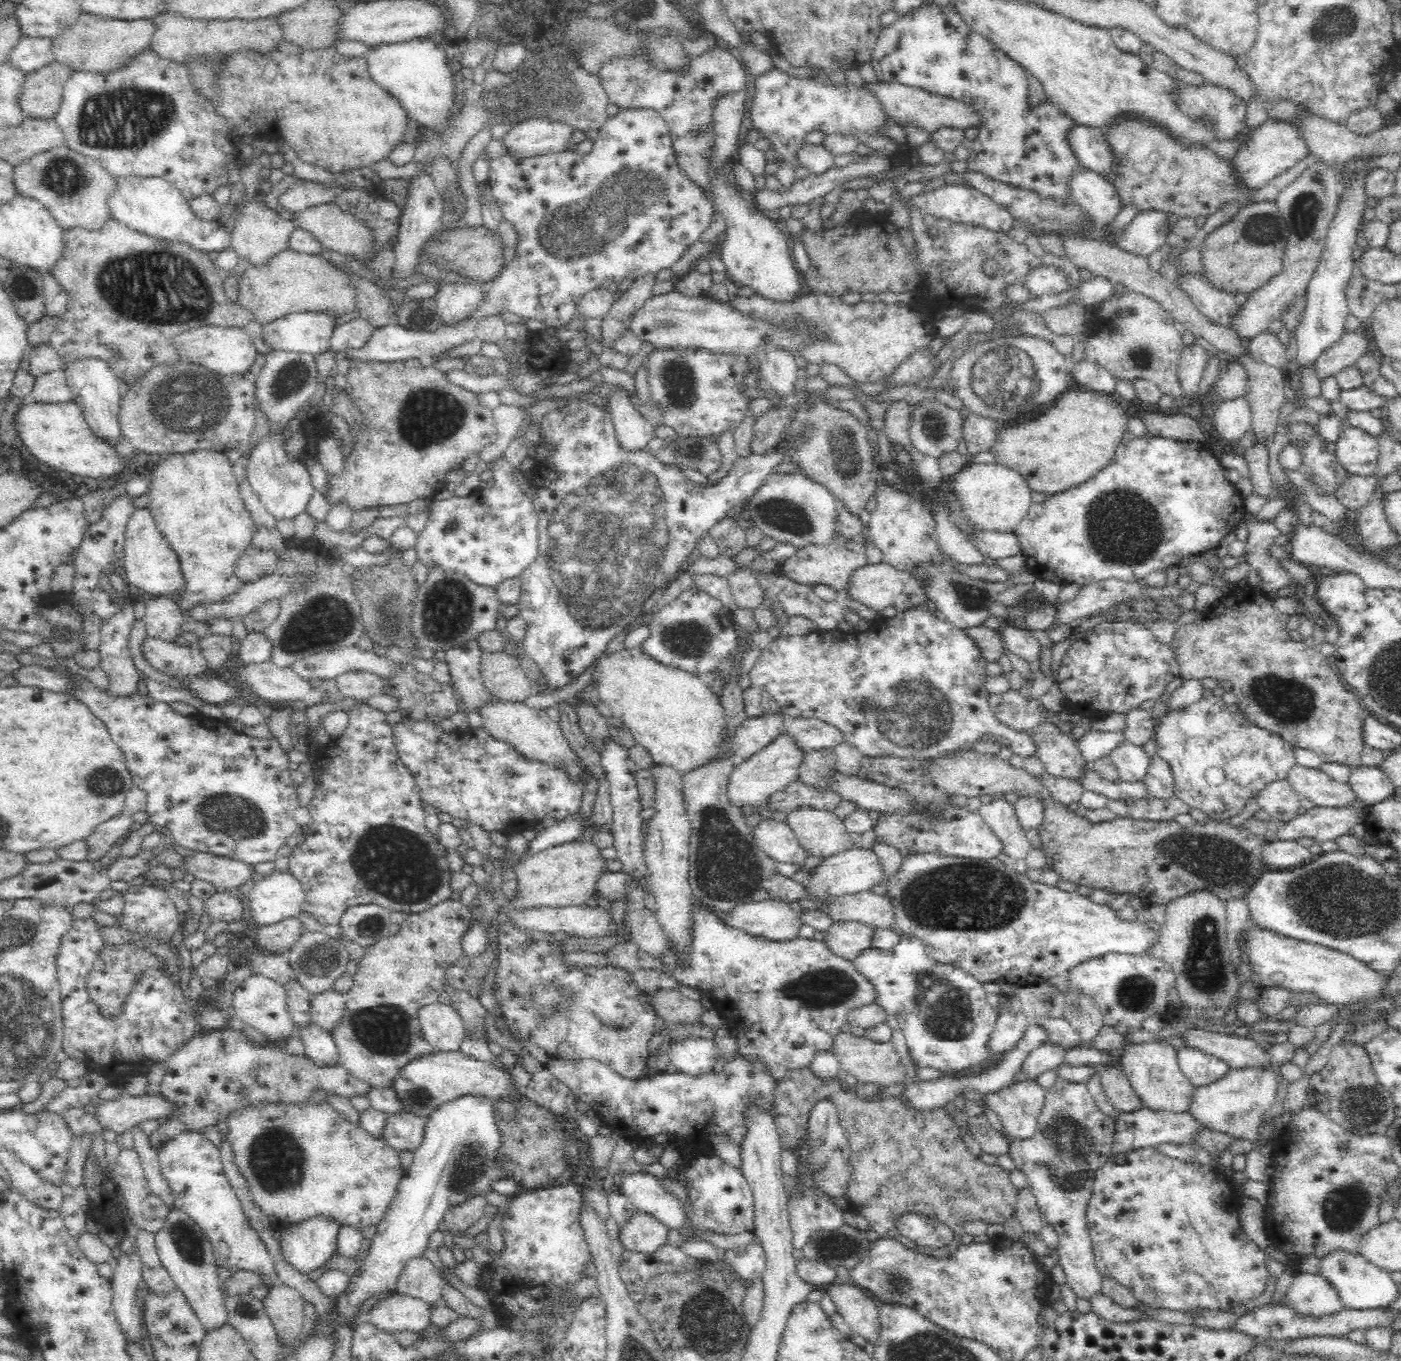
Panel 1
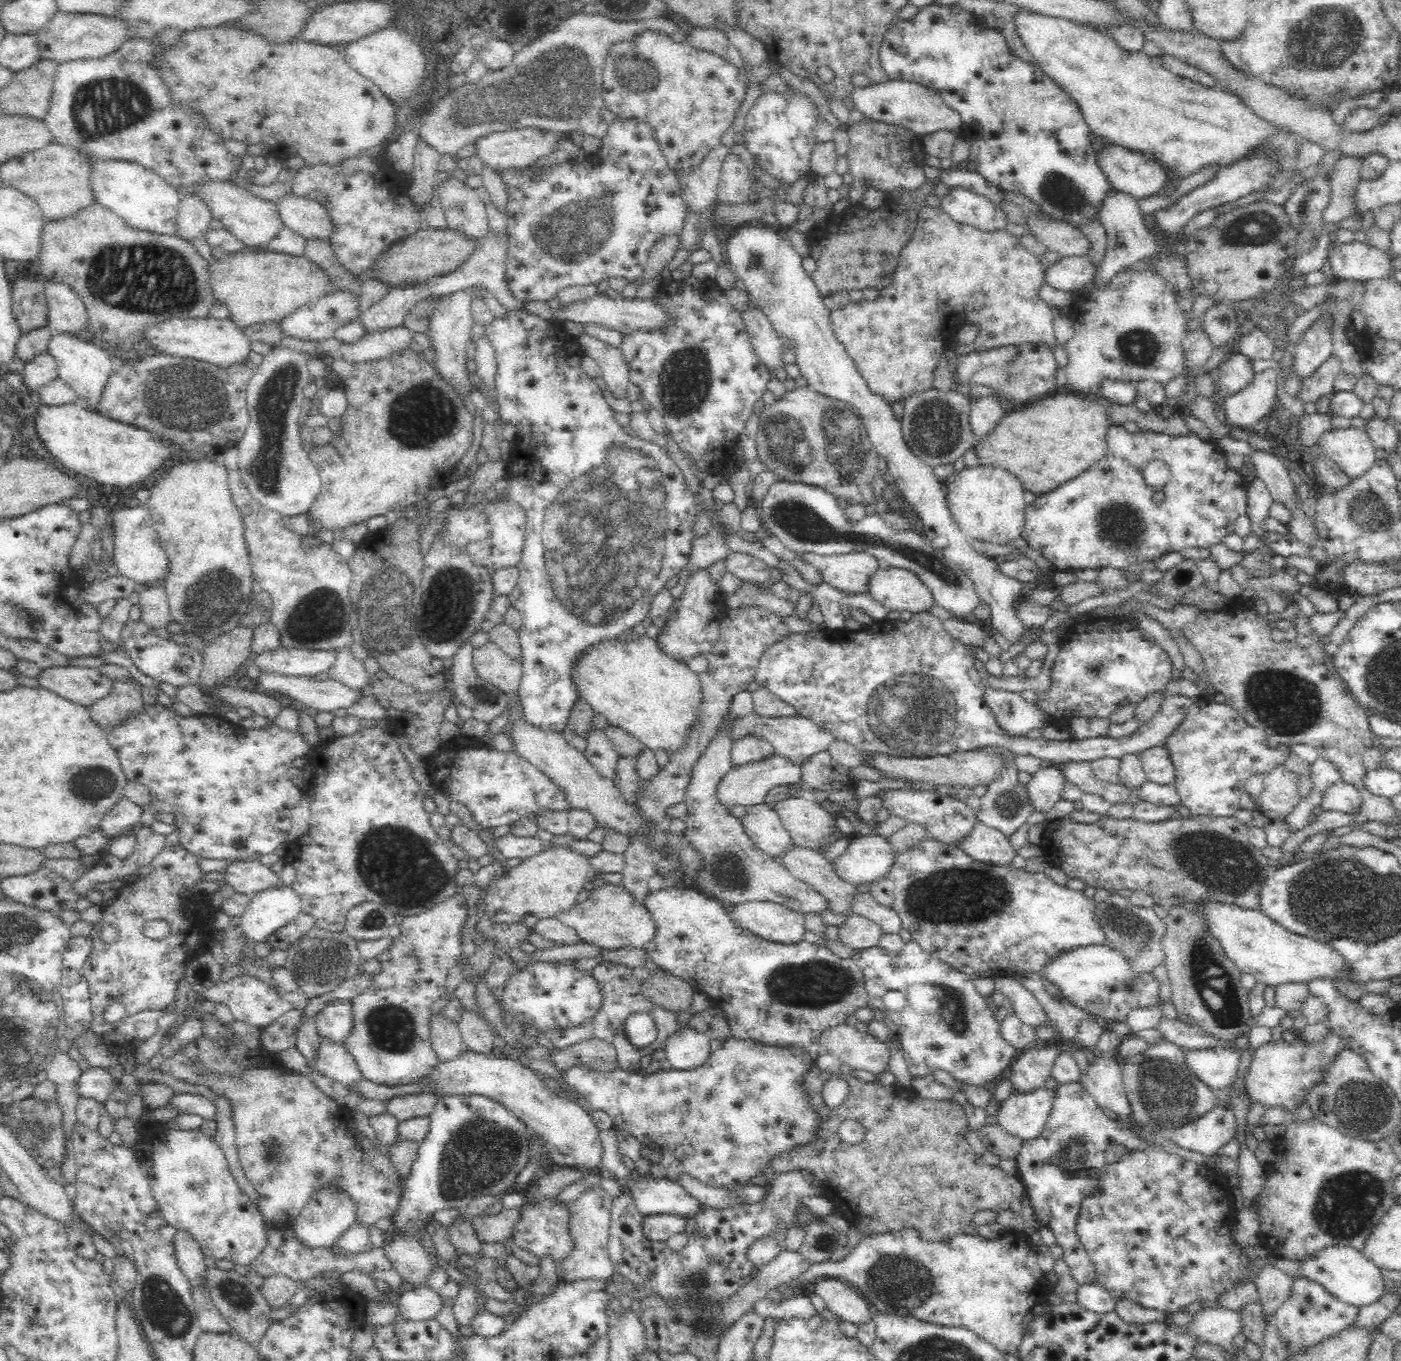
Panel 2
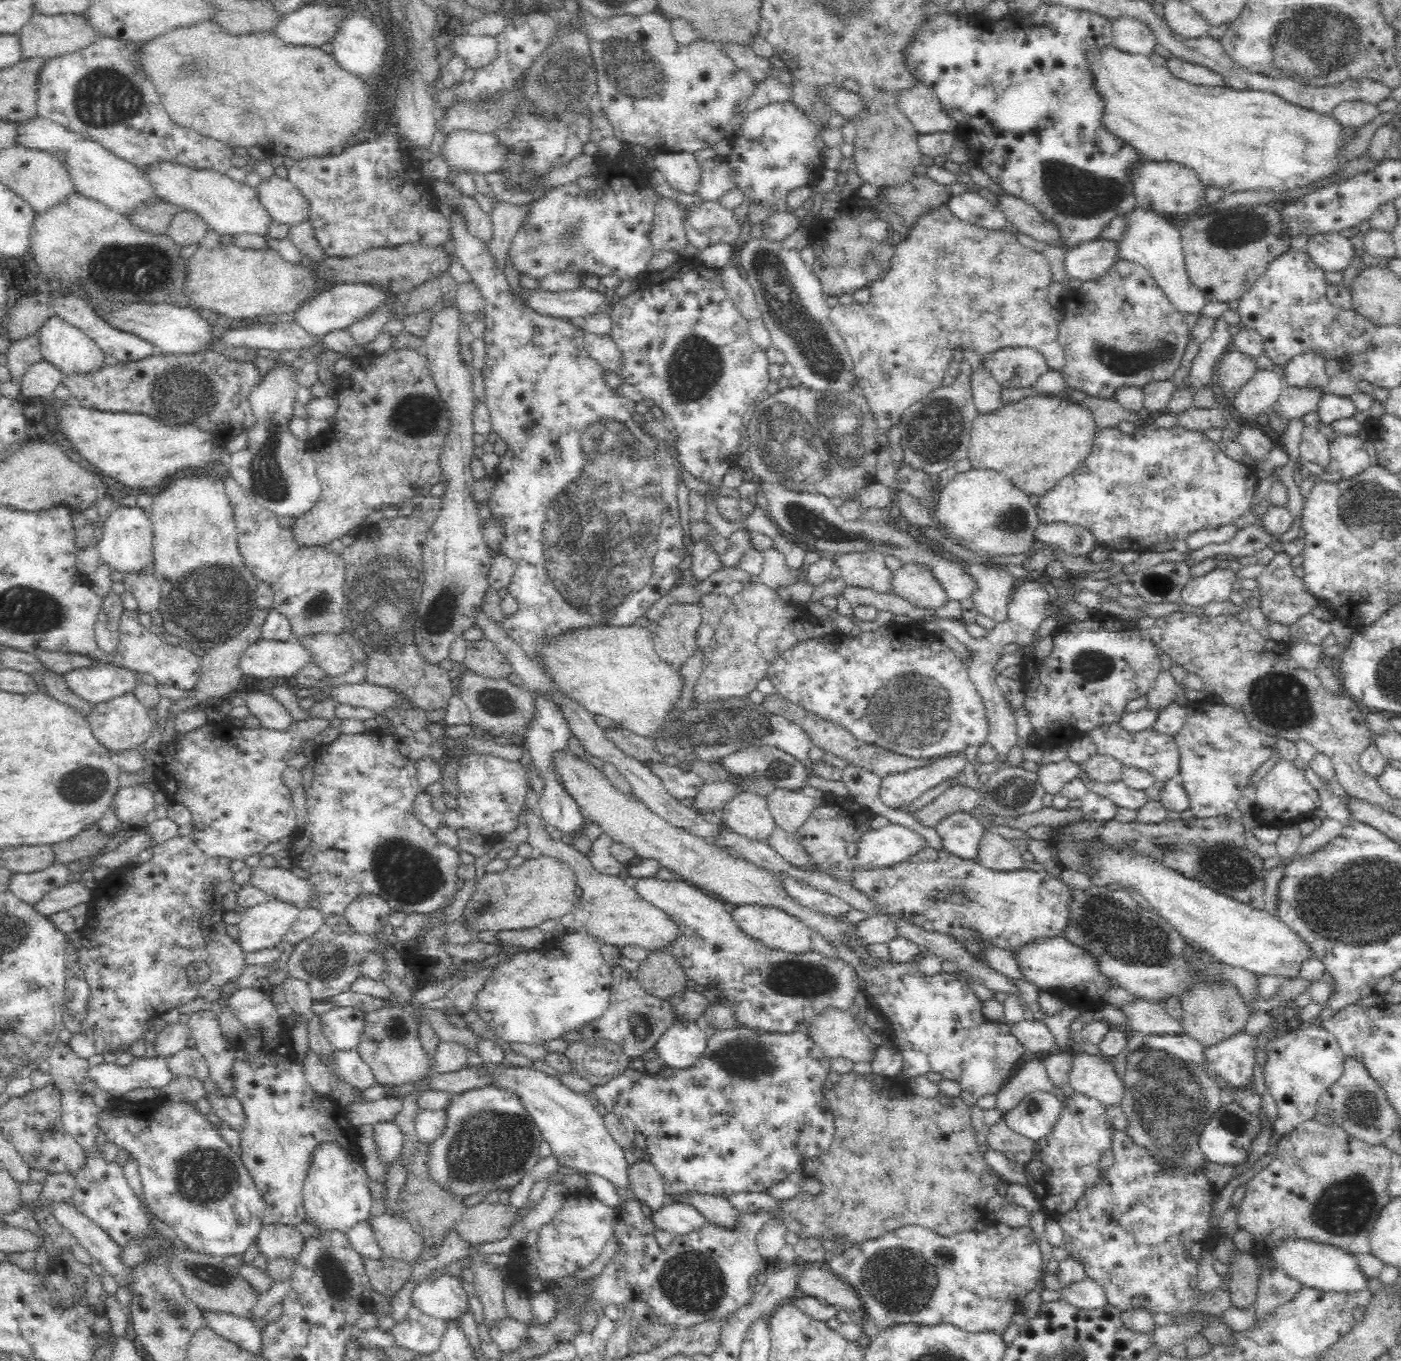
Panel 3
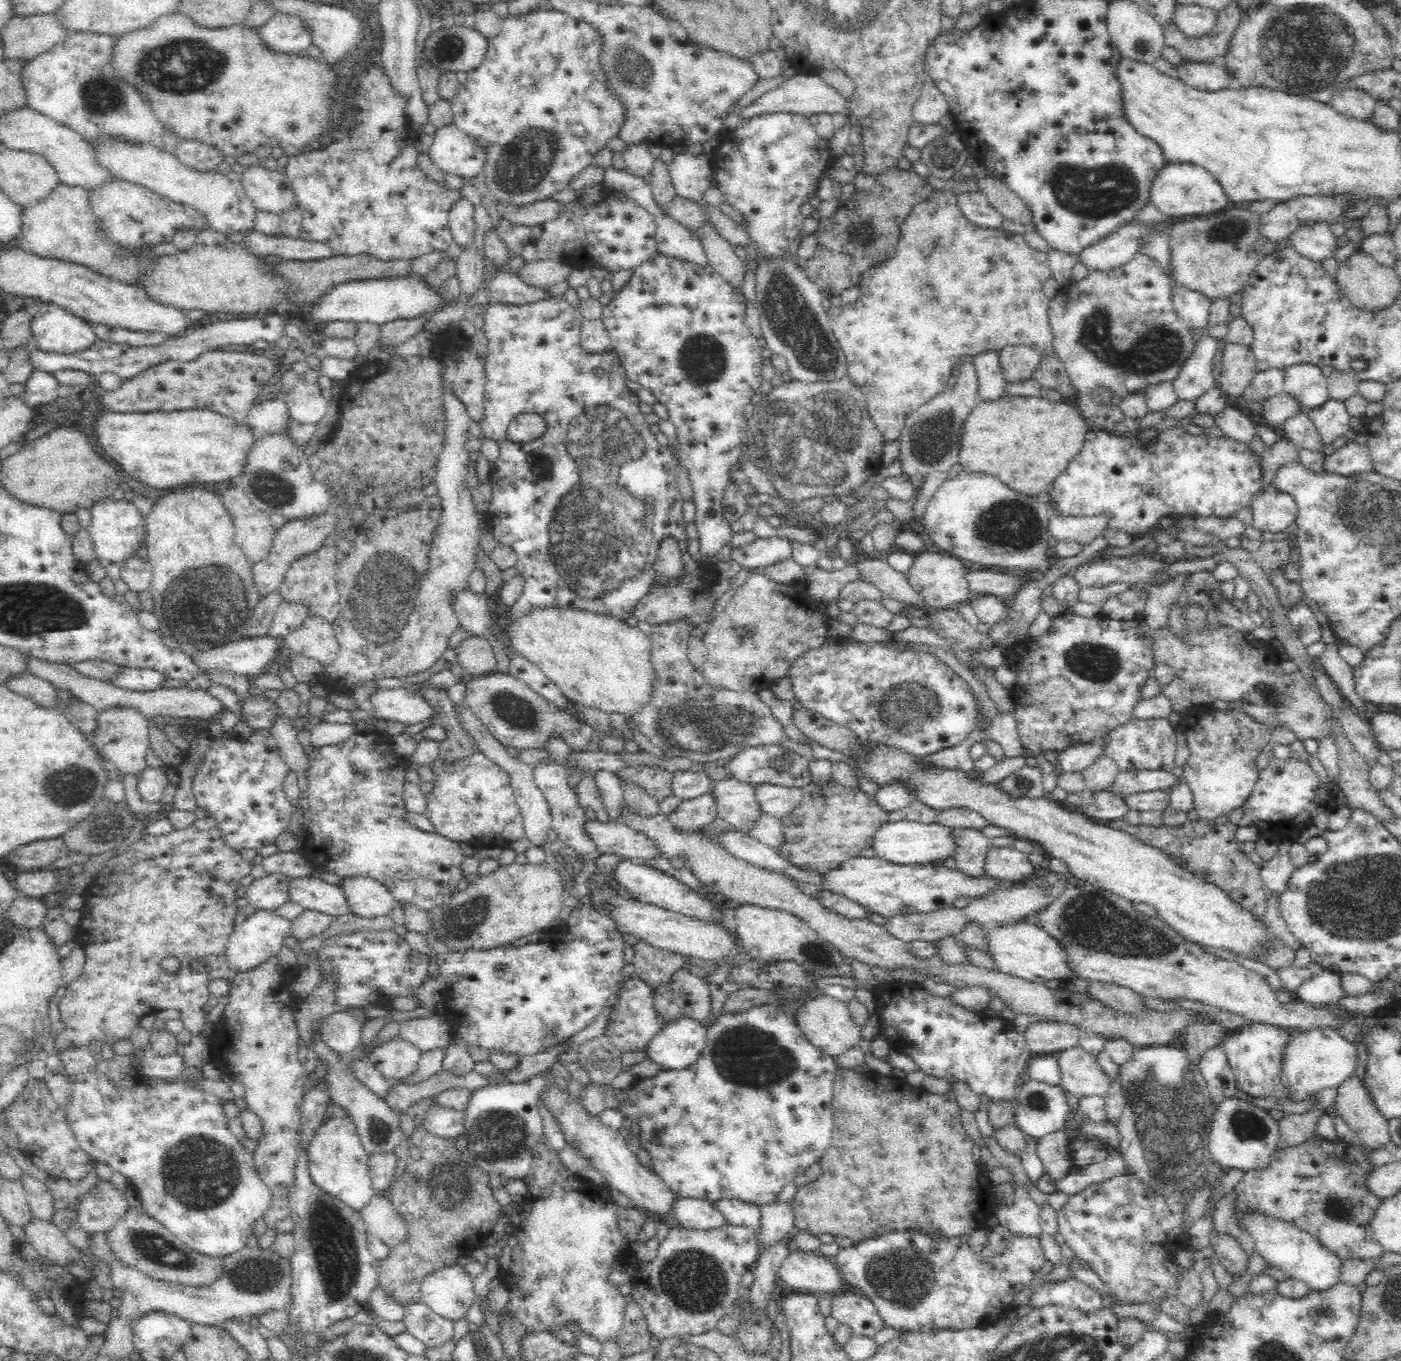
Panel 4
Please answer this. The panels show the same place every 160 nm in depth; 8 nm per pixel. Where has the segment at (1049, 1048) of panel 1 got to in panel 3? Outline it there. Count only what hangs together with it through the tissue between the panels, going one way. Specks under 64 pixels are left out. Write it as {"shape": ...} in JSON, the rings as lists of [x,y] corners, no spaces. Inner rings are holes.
{"shape":[[[1036,1058],[1028,1060],[1018,1069],[1020,1070],[996,1095],[995,1109],[1000,1112],[1002,1118],[1022,1100],[1026,1093],[1044,1089],[1058,1094],[1058,1090],[1055,1090],[1050,1079],[1046,1077],[1044,1065]]]}

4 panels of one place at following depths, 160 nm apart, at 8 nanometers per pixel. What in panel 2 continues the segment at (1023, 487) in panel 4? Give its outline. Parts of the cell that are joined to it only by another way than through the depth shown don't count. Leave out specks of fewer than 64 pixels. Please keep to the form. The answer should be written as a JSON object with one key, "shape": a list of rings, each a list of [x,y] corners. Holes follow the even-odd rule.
{"shape":[[[1064,390],[1033,401],[1034,404],[1026,403],[1028,408],[1022,408],[1024,405],[1022,404],[1006,411],[1005,414],[1008,416],[1002,416],[1002,420],[978,441],[974,450],[976,450],[976,456],[978,456],[981,466],[994,464],[998,468],[1008,470],[1010,474],[1014,474],[1020,480],[1024,491],[1028,490],[1038,496],[1054,490],[1058,484],[1062,484],[1066,480],[1072,480],[1090,468],[1096,460],[1100,460],[1106,454],[1105,434],[1110,424],[1108,424],[1105,410],[1096,404],[1093,396]]]}

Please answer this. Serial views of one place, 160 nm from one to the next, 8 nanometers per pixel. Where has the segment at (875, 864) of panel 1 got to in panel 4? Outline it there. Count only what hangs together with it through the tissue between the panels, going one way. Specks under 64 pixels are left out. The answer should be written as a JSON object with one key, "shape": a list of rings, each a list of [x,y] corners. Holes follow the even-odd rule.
{"shape":[[[898,818],[887,822],[878,828],[874,834],[875,856],[886,859],[897,865],[928,864],[930,862],[943,862],[946,858],[956,854],[956,829],[940,823],[926,824],[920,821],[906,821]]]}

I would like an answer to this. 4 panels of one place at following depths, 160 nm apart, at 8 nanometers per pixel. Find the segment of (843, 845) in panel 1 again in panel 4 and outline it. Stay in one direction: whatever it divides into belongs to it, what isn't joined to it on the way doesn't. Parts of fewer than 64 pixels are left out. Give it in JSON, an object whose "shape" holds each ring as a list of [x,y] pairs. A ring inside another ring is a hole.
{"shape":[[[766,783],[755,785],[754,794],[761,810],[776,818],[790,812],[804,796],[804,792],[798,787]]]}

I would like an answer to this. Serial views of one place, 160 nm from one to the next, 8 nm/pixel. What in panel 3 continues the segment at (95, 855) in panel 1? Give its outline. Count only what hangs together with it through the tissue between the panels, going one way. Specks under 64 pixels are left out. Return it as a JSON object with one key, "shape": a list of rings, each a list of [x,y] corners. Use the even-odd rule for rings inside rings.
{"shape":[[[140,782],[125,788],[119,787],[112,805],[120,826],[140,826],[148,812],[154,808],[155,792],[146,786],[148,783]]]}

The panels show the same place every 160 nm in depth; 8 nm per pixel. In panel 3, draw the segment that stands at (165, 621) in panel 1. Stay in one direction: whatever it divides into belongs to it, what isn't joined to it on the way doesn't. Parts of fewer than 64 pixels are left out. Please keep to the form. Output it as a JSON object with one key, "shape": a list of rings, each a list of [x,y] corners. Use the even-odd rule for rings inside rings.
{"shape":[[[150,569],[123,572],[123,579],[124,588],[135,597],[139,609],[148,614],[158,611],[161,587]]]}

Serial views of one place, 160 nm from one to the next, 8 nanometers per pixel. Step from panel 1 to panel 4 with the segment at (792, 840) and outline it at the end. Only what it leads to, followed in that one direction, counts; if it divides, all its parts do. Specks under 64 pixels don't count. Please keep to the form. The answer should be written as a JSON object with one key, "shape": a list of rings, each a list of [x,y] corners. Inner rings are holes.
{"shape":[[[734,777],[714,779],[709,793],[715,802],[717,818],[734,826],[735,831],[748,832],[751,824],[762,812],[755,799],[754,786]]]}

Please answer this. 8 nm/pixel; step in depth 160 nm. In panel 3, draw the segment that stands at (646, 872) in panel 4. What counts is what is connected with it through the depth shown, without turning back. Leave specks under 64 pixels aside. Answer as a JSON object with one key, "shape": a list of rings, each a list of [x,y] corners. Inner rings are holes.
{"shape":[[[646,876],[629,883],[644,900],[668,913],[681,926],[685,938],[662,950],[677,958],[690,983],[720,991],[735,1008],[736,1024],[766,1031],[800,1029],[807,1033],[809,1022],[822,1010],[830,1006],[849,1010],[854,1004],[859,992],[858,977],[848,962],[830,960],[820,952],[784,955],[772,951],[744,934],[724,903],[686,881]]]}

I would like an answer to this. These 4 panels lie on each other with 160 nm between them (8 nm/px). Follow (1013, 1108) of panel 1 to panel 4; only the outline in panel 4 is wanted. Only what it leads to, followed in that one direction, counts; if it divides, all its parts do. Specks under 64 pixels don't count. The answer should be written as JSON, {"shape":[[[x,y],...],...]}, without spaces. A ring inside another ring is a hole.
{"shape":[[[1030,1080],[1020,1083],[1013,1118],[1022,1132],[1040,1139],[1062,1130],[1073,1108],[1060,1085]]]}

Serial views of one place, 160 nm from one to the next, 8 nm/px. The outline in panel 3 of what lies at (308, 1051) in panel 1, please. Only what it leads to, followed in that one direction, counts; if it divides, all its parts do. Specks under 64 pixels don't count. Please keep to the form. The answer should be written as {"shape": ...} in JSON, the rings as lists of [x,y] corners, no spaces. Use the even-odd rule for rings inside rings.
{"shape":[[[354,1049],[350,1051],[336,1050],[337,1074],[341,1080],[350,1082],[351,1085],[364,1091],[377,1084],[375,1075],[370,1066],[362,1060],[360,1053]]]}

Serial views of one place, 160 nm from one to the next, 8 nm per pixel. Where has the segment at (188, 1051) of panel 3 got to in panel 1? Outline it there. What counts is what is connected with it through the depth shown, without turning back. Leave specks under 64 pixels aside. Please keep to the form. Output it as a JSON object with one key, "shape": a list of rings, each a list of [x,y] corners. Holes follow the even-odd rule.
{"shape":[[[252,975],[234,990],[233,1007],[236,1016],[261,1032],[266,1038],[288,1037],[294,1033],[292,1019],[288,1013],[287,993],[285,986],[276,984],[274,980]],[[311,1096],[303,1101],[254,1101],[243,1107],[232,1109],[226,1115],[224,1123],[228,1125],[227,1135],[232,1149],[234,1149],[236,1165],[238,1165],[238,1169],[240,1169],[242,1175],[248,1179],[254,1201],[268,1214],[270,1221],[272,1221],[272,1226],[279,1230],[286,1228],[289,1224],[299,1223],[306,1218],[312,1218],[316,1214],[325,1214],[329,1218],[338,1219],[343,1225],[352,1226],[369,1234],[374,1230],[374,1226],[380,1223],[389,1212],[389,1204],[394,1200],[396,1192],[398,1192],[399,1182],[406,1171],[401,1167],[398,1151],[386,1144],[384,1139],[374,1138],[372,1134],[361,1126],[351,1121],[346,1122],[344,1116],[340,1112],[336,1112],[330,1102],[320,1102],[318,1104]]]}

